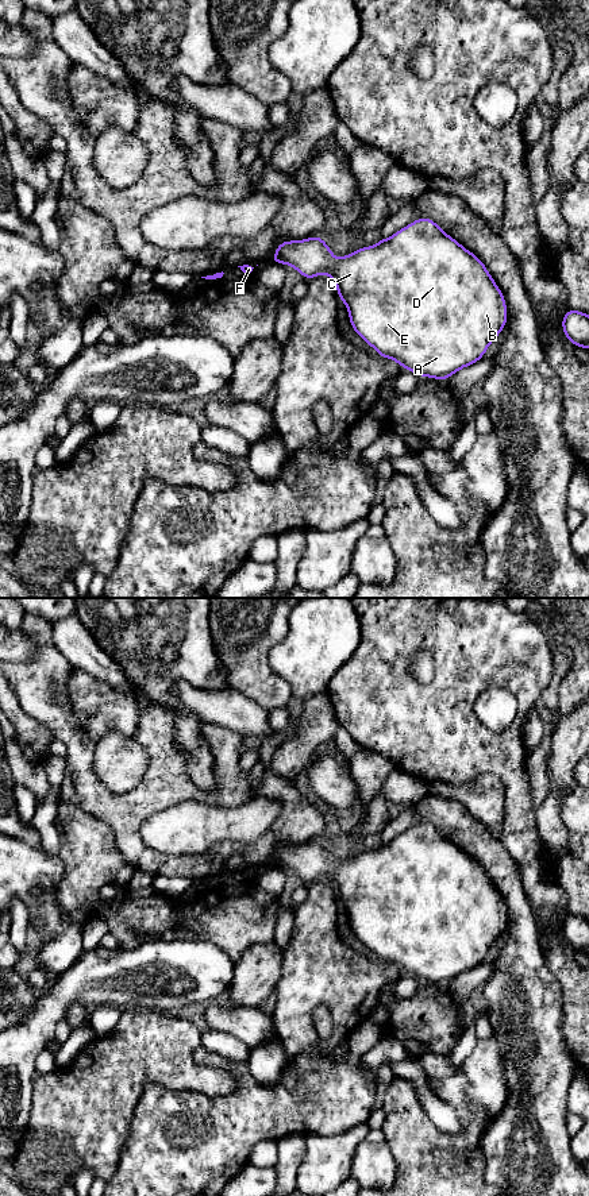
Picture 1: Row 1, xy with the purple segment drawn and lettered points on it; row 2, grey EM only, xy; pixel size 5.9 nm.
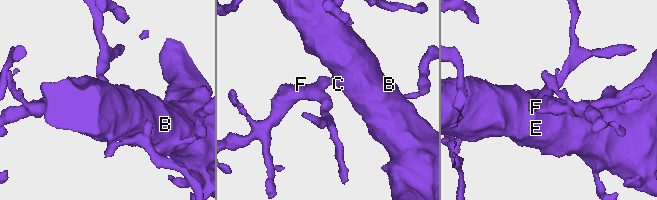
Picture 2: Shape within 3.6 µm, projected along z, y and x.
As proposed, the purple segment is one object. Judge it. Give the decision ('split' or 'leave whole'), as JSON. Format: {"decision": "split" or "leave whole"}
{"decision": "leave whole"}

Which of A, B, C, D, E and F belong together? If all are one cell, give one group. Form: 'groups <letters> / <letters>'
groups A B C D E F

